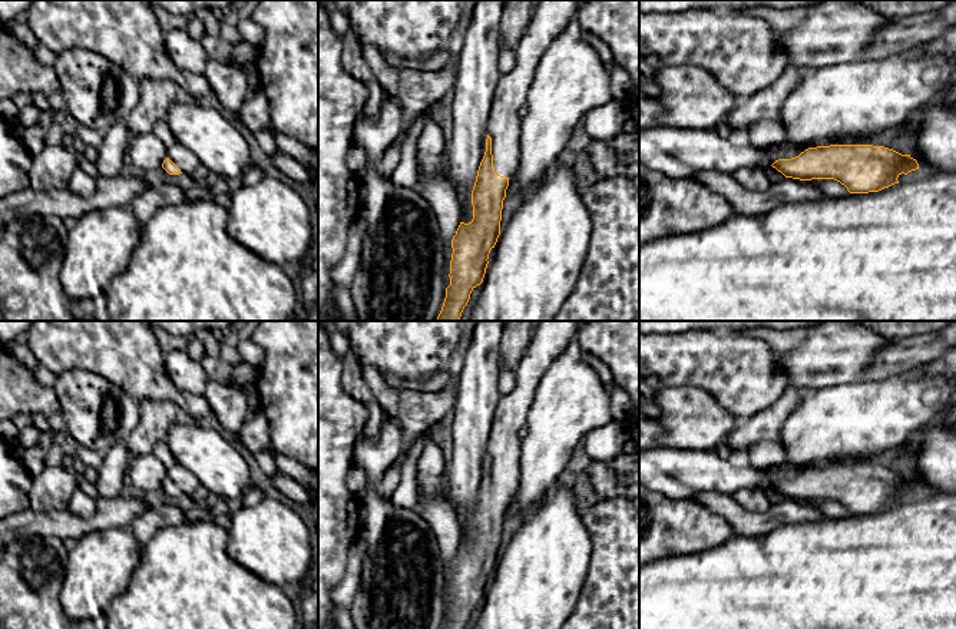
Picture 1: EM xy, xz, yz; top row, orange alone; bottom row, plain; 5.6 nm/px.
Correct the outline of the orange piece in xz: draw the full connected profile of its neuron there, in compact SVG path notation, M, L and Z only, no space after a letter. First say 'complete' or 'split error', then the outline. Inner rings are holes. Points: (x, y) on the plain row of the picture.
split error | M536 321L533 338L517 367L515 368L516 387L507 395L500 395L494 411L492 431L487 443L486 473L480 483L476 503L472 512L473 540L460 543L451 560L450 606L441 629L464 629L472 612L483 603L489 585L489 575L500 556L500 542L509 499L519 484L519 430L526 426L527 413L533 404L540 378L552 362L575 340L578 327L585 321Z

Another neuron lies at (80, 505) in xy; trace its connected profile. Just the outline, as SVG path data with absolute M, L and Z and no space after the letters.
M77 487L70 499L67 510L83 519L92 519L96 513L97 501Z

